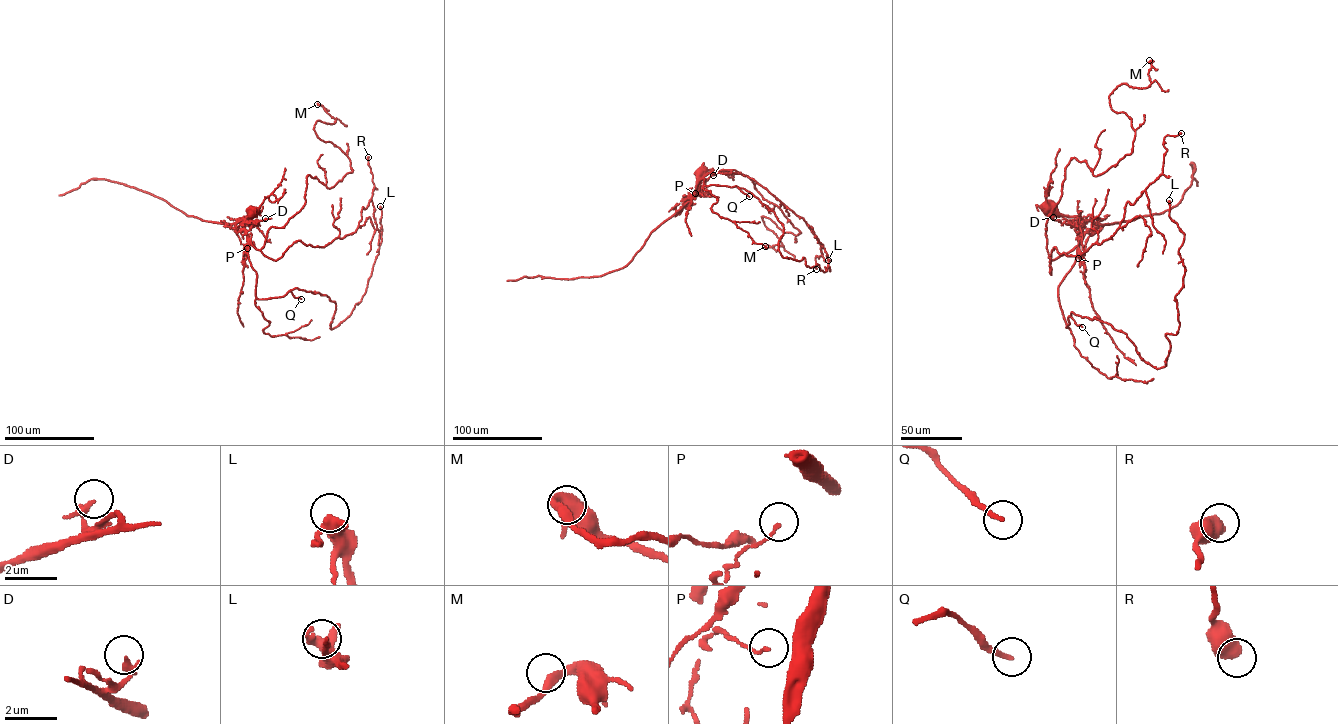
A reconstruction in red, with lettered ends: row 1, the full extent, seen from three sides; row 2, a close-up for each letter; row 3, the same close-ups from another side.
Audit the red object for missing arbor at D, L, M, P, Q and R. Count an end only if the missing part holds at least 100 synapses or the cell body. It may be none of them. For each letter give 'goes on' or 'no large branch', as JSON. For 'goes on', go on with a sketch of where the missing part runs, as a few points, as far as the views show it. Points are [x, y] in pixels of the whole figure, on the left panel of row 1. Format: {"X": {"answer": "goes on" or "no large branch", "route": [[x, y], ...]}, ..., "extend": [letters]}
{"D": {"answer": "no large branch"}, "L": {"answer": "no large branch"}, "M": {"answer": "no large branch"}, "P": {"answer": "no large branch"}, "Q": {"answer": "no large branch"}, "R": {"answer": "no large branch"}, "extend": []}

